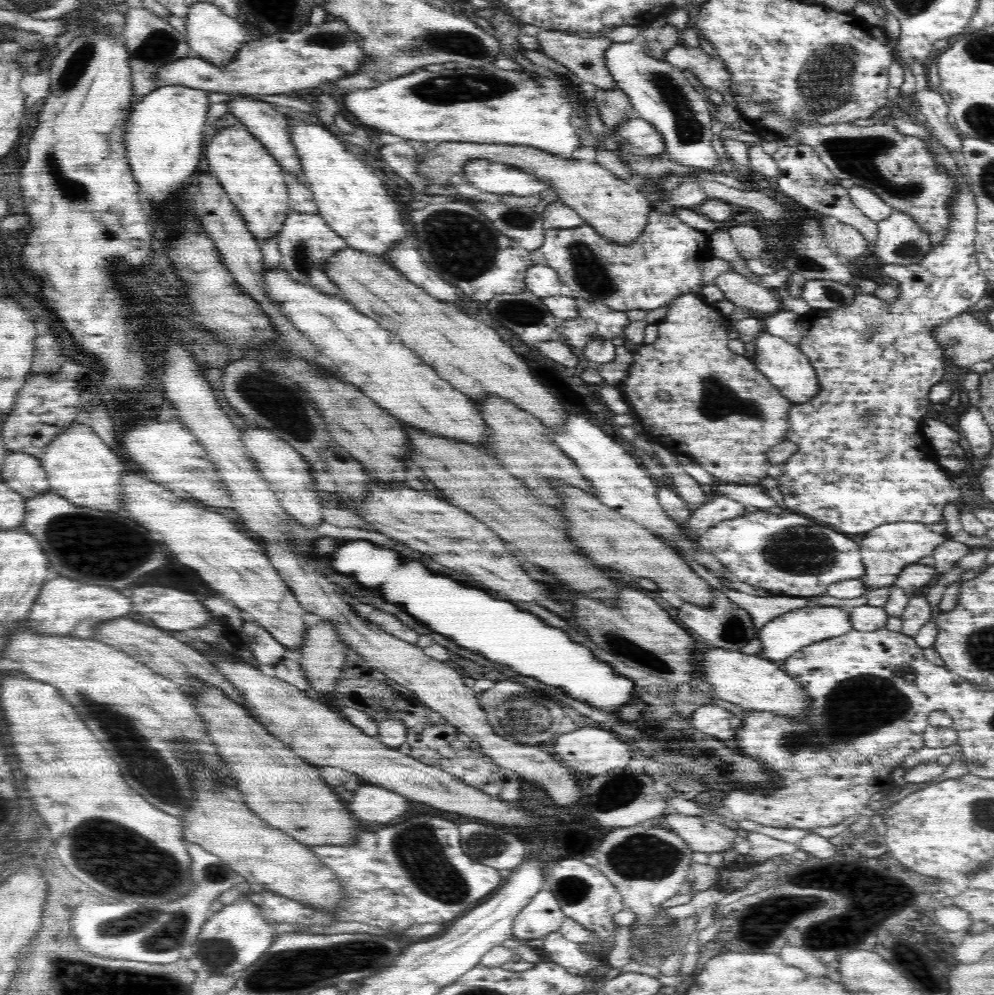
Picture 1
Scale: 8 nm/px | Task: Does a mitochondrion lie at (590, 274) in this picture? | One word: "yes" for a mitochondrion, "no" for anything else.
yes

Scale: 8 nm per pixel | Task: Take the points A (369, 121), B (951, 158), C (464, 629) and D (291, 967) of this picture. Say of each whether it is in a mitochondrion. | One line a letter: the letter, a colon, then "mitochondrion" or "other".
A: other
B: other
C: other
D: mitochondrion

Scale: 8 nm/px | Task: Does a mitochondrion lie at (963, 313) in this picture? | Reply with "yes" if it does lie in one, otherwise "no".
no

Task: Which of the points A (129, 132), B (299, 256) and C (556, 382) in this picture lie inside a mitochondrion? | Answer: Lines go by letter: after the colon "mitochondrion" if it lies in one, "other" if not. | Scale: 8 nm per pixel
A: other
B: mitochondrion
C: other

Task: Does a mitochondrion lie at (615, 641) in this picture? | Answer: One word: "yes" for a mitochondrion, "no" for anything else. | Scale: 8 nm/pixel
yes

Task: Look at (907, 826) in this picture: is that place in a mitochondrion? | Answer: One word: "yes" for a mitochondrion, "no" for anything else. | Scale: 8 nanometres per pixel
no

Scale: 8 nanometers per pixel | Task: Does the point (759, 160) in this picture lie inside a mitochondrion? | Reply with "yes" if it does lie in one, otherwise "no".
no

